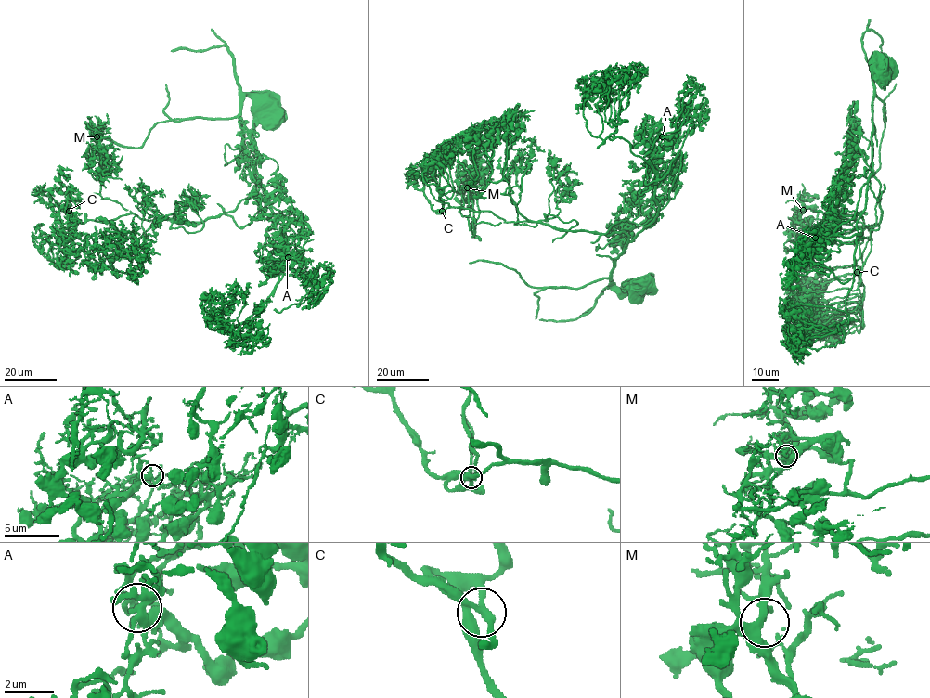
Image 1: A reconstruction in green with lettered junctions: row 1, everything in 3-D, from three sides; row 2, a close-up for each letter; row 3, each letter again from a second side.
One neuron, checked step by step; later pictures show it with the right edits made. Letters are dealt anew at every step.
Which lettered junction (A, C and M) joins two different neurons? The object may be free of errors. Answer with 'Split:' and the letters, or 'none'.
Split: none

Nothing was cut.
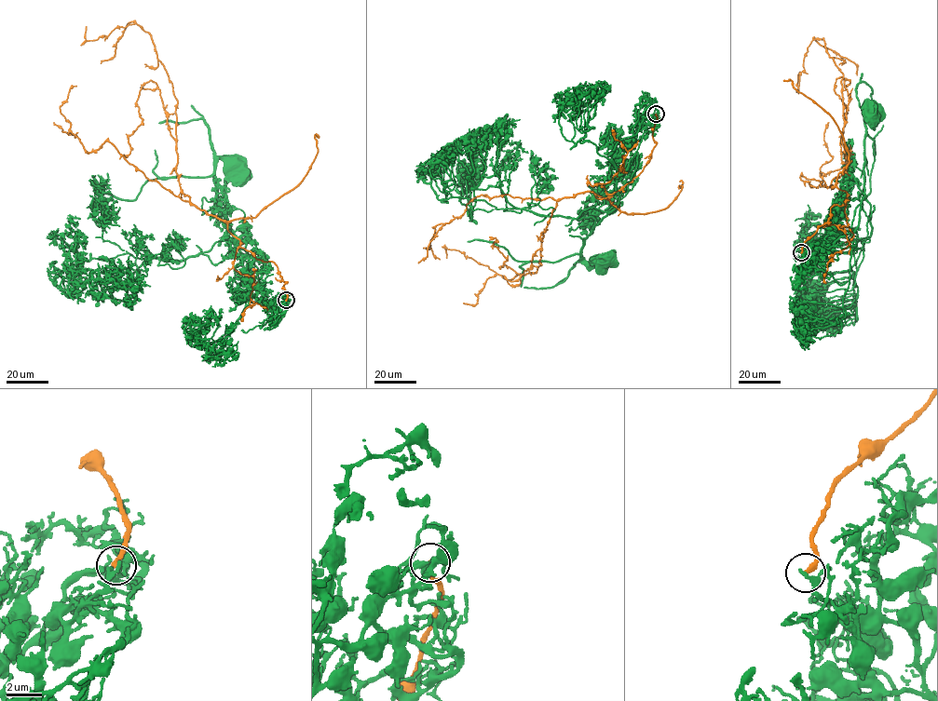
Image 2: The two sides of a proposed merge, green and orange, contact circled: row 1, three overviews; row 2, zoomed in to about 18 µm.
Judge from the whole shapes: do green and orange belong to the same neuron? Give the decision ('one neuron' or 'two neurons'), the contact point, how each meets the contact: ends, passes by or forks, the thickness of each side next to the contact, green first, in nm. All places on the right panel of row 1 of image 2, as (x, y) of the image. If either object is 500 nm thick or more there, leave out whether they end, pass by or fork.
two neurons; at (801, 252); green passes by; orange ends there; 200 nm thick on the green side, 320 nm on the other

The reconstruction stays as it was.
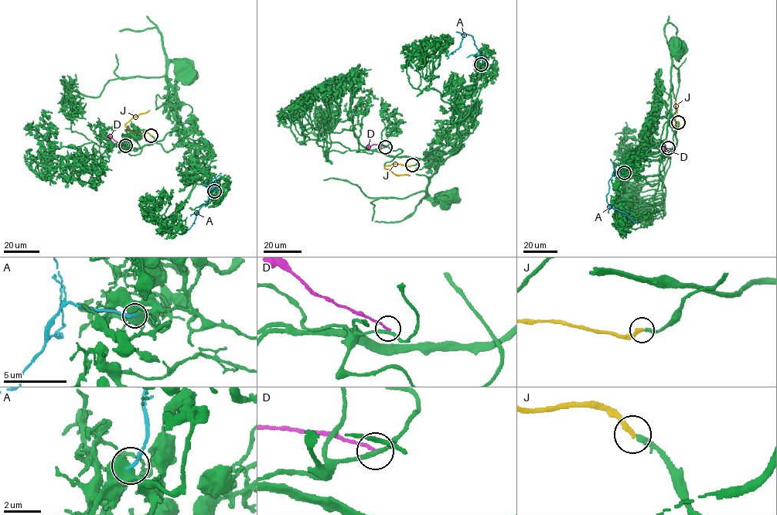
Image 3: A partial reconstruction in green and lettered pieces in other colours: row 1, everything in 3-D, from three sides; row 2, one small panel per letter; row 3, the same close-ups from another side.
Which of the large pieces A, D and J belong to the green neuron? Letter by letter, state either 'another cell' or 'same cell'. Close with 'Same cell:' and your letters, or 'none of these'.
A: another cell
D: another cell
J: same cell
Same cell: J

